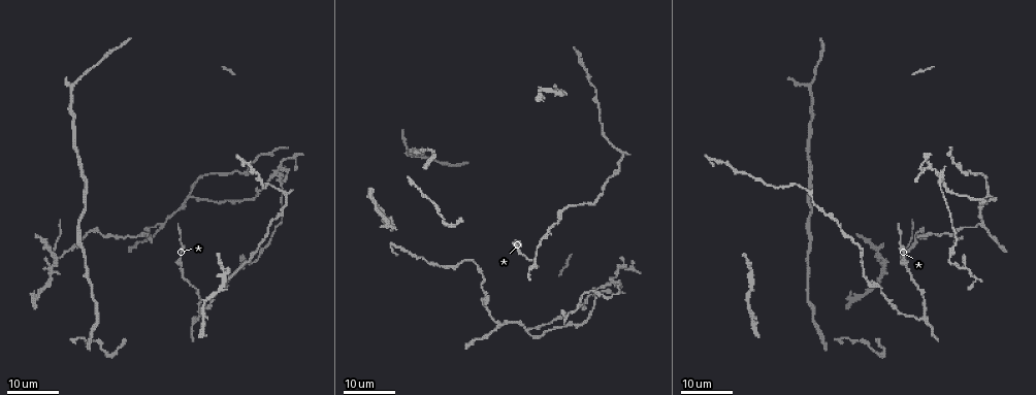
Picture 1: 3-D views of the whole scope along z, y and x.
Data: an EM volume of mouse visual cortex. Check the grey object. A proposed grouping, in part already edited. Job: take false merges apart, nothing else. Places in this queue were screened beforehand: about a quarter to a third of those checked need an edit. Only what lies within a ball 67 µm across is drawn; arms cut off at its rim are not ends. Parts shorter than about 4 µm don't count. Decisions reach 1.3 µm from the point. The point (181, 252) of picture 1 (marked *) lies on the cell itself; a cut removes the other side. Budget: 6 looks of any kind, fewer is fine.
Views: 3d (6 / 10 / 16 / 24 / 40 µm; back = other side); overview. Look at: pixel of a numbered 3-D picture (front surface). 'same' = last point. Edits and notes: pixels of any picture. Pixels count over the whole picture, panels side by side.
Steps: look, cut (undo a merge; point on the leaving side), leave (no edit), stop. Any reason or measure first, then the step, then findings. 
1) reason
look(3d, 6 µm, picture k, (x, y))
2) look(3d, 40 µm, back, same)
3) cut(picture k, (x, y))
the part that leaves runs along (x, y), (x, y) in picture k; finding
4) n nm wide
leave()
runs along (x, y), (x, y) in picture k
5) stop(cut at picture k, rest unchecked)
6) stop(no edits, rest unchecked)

calibre changes
look(3d, 16 µm, picture 1, (244, 170))

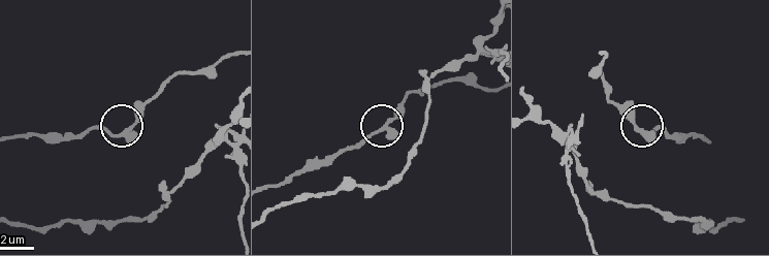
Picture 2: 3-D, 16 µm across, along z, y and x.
look(3d, 6 µm, picture 2, (128, 130))

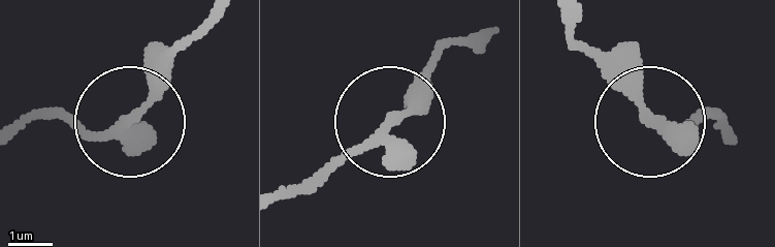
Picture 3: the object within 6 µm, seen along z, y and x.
leave()
runs along (25, 122), (114, 126), (198, 33) in picture 3; all the same cell

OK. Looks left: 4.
arms part here
look(3d, 16 µm, picture 1, (275, 172))

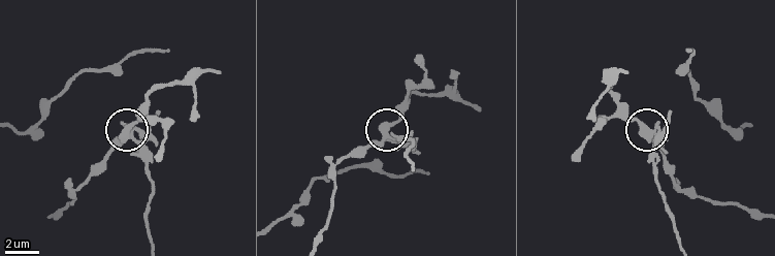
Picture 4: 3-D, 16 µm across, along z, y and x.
closer look
look(3d, 10 µm, picture 4, (389, 133))

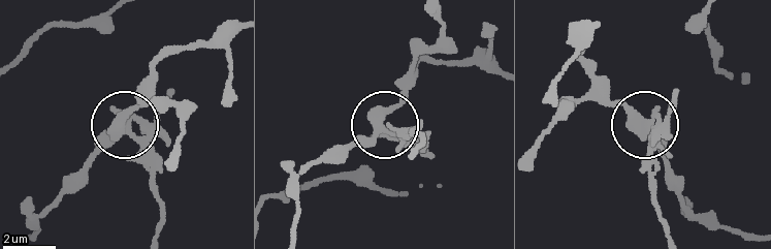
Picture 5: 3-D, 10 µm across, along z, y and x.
340 nm wide
cut(picture 5, (167, 133))
the part that leaves runs along (129, 130), (162, 215), (156, 235) in picture 5; a second cell is stuck on

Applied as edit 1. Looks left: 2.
stop(cut at picture 5, rest unchecked)

